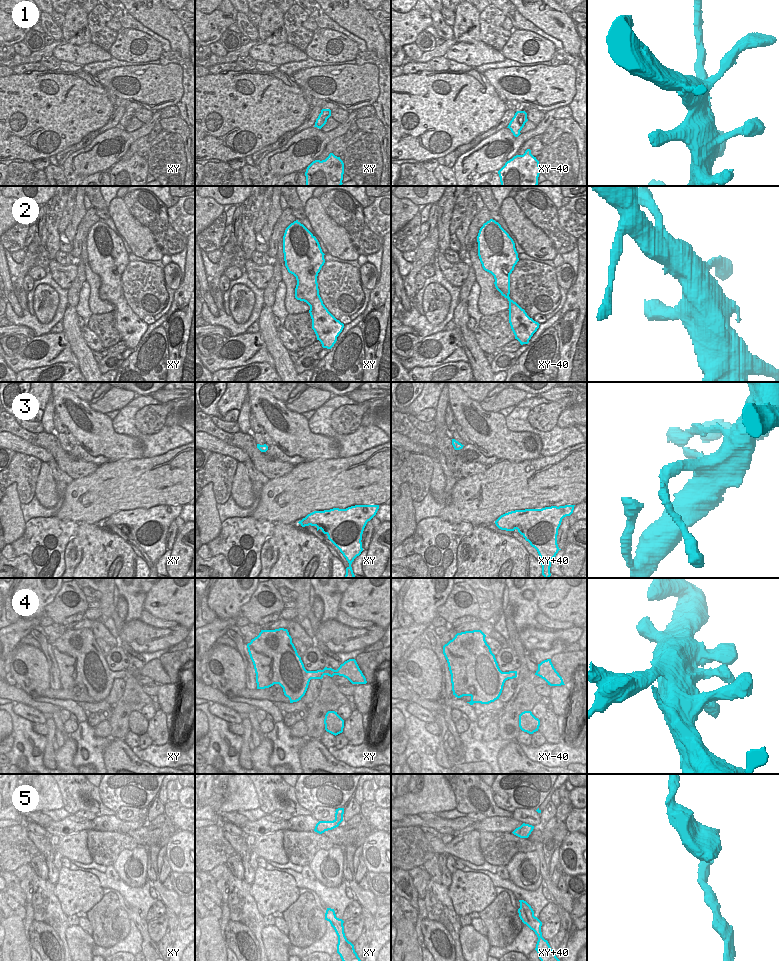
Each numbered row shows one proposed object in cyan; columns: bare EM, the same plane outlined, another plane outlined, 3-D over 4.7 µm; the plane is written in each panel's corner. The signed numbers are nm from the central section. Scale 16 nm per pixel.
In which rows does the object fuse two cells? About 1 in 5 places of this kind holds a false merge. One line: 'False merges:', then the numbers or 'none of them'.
False merges: 1.

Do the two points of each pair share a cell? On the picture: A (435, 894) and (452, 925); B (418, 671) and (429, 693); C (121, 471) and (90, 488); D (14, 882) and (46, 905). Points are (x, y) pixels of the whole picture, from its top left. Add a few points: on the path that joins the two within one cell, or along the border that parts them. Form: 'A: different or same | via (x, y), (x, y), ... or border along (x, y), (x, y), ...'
A: same | via (437, 902), (439, 908), (447, 917)
B: same | via (423, 676), (429, 688)
C: same | via (113, 479), (104, 488), (98, 488)
D: different | border along (11, 872), (20, 881)

